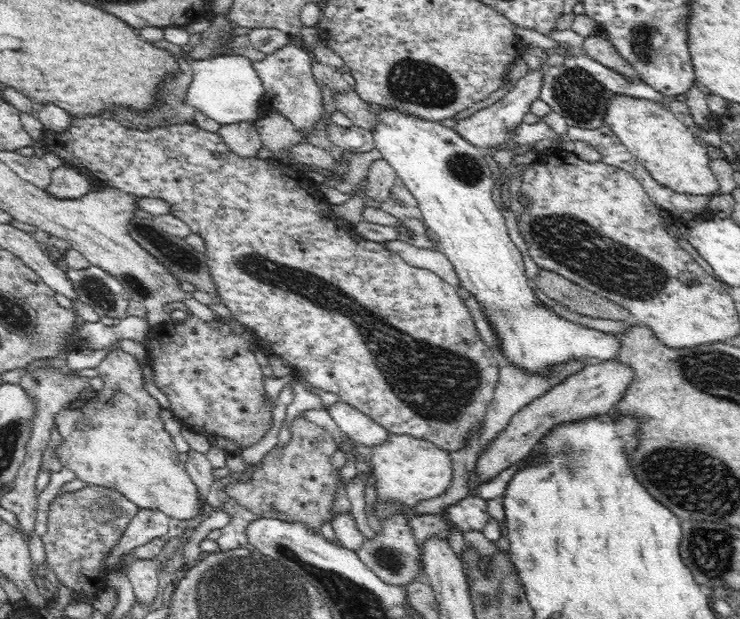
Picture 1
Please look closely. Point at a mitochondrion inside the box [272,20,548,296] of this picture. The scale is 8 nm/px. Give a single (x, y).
(410, 81)

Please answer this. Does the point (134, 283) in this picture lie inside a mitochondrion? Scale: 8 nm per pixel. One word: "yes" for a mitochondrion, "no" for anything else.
yes

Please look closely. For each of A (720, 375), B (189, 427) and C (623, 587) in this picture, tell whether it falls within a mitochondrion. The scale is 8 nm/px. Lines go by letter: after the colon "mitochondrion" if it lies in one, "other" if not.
A: mitochondrion
B: other
C: other

